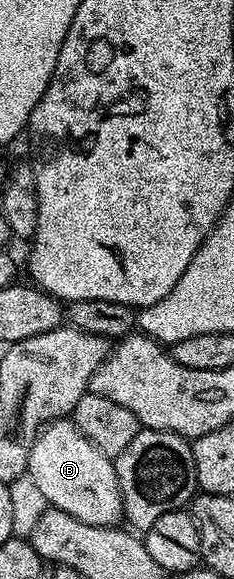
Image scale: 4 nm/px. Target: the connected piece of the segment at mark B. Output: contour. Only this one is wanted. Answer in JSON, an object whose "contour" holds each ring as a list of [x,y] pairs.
{"contour":[[[60,419],[43,426],[29,451],[26,476],[53,509],[60,509],[81,523],[97,527],[120,524],[123,517],[121,487],[117,483],[115,462],[106,457],[85,435],[81,435],[74,420]]]}

